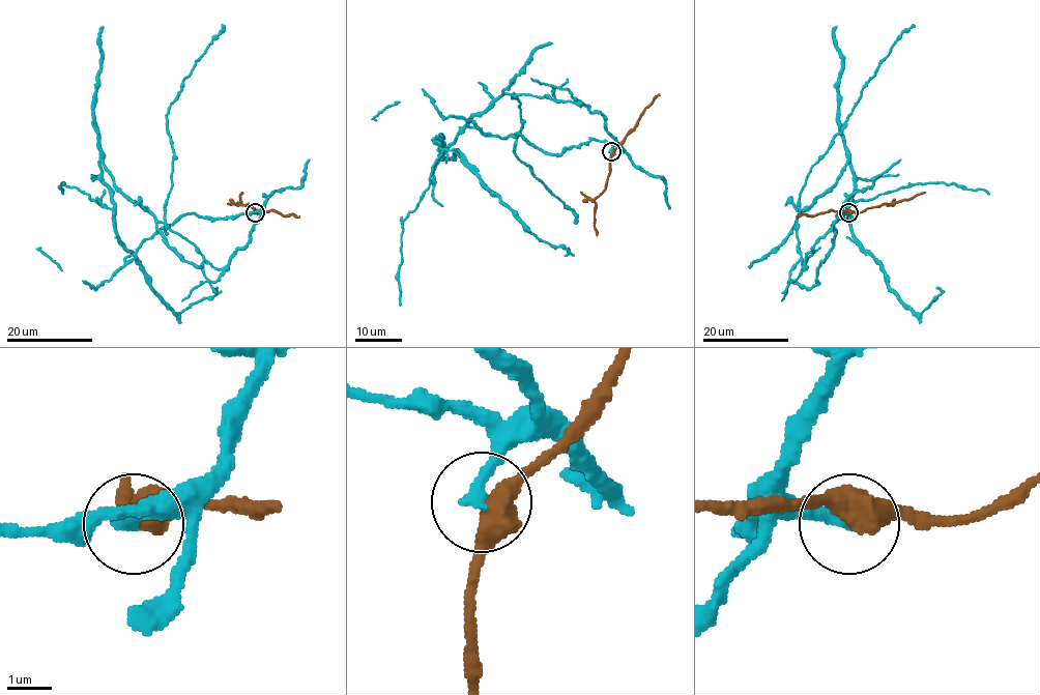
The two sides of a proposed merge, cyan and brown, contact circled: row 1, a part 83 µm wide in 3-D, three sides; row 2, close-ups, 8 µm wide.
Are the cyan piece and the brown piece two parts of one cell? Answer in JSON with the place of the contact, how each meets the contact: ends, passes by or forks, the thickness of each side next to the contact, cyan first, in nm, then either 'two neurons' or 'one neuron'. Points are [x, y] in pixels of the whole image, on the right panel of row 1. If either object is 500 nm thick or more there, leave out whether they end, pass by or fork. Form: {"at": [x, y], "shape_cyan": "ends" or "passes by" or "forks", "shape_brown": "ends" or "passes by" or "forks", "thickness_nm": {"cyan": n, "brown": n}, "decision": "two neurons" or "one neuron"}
{"at": [848, 212], "thickness_nm": {"cyan": 320, "brown": 500}, "decision": "two neurons"}

